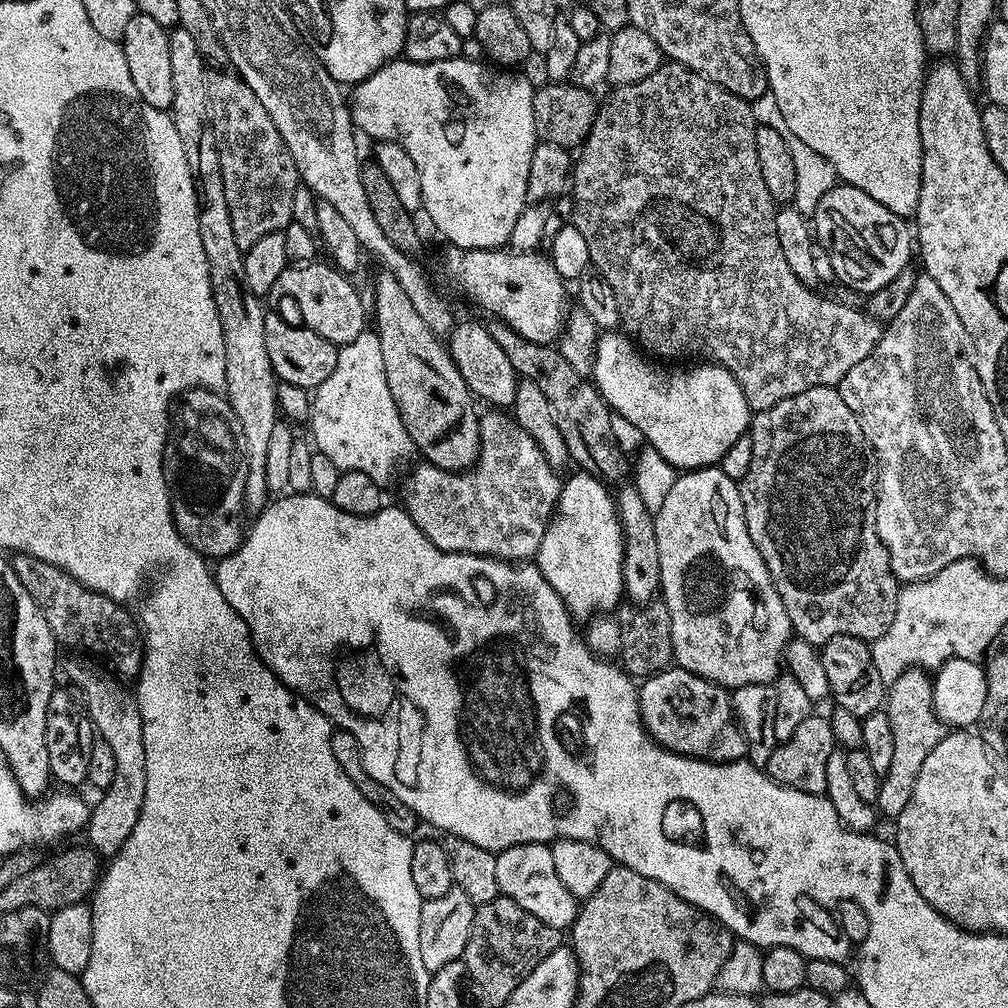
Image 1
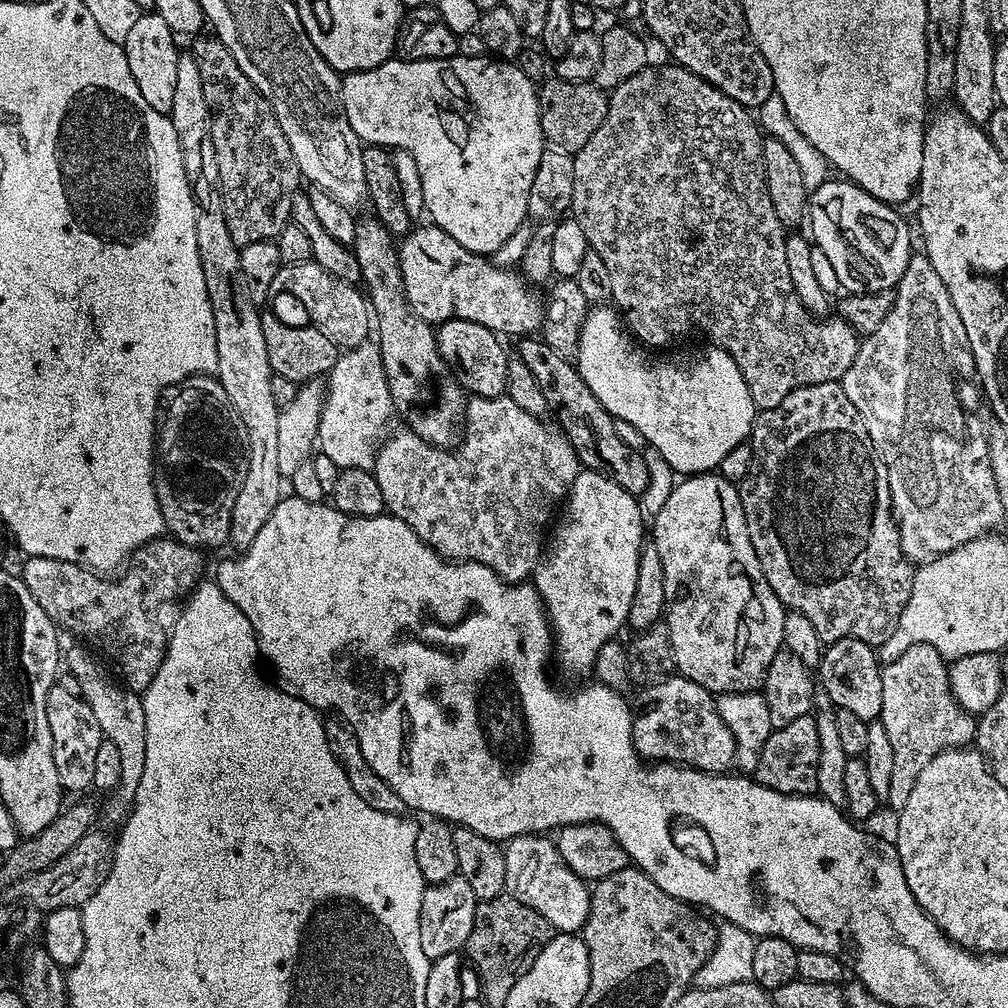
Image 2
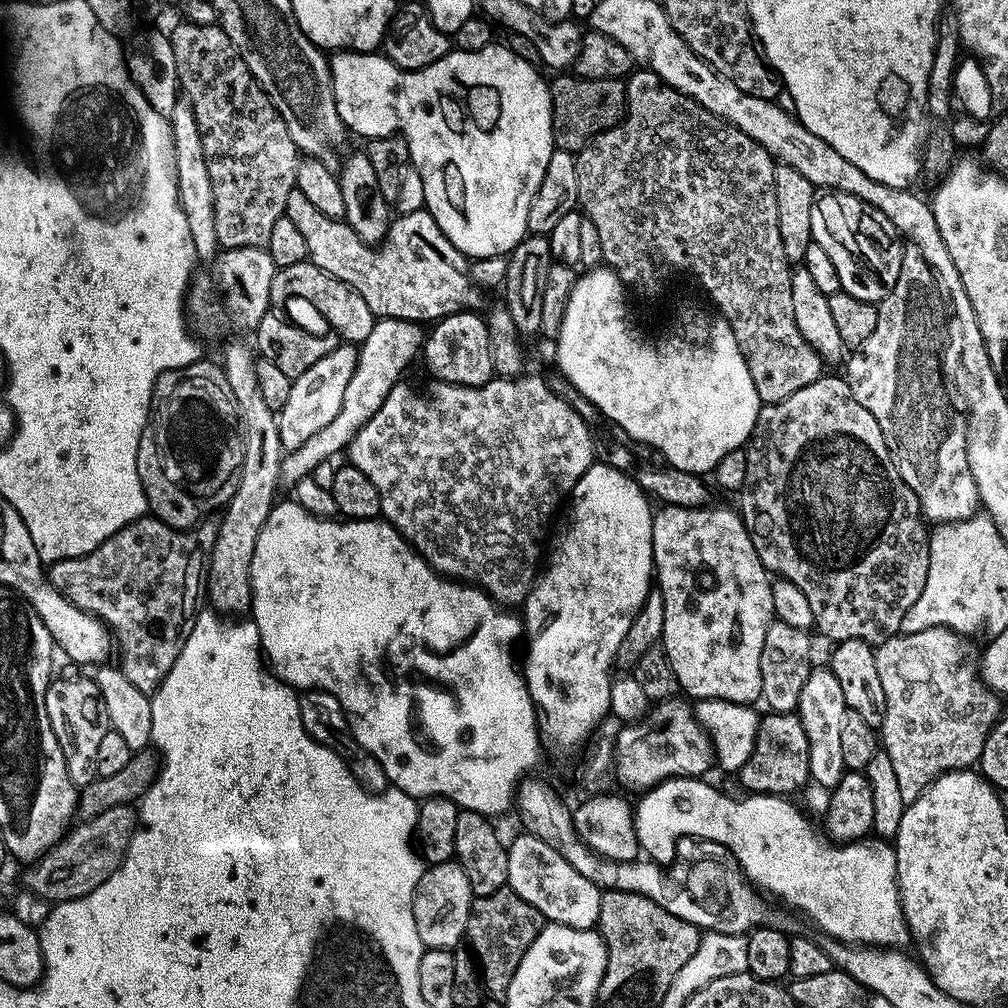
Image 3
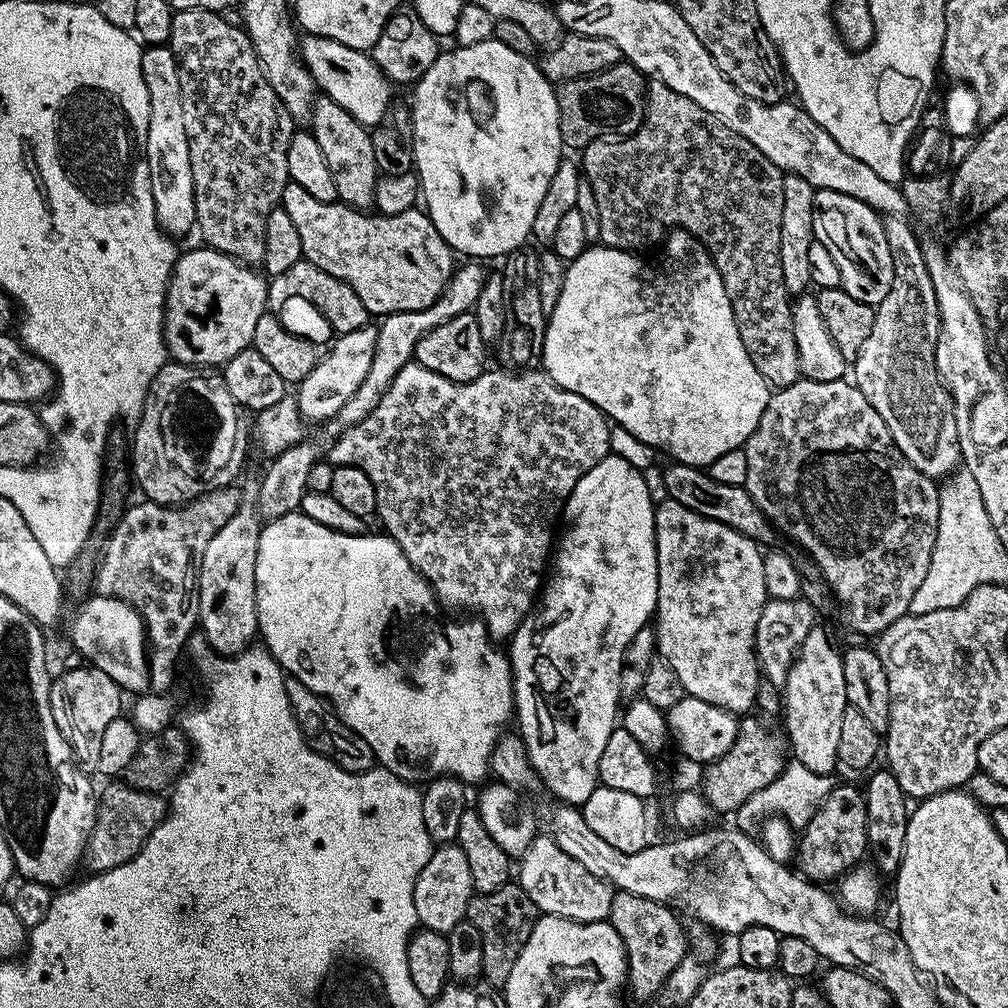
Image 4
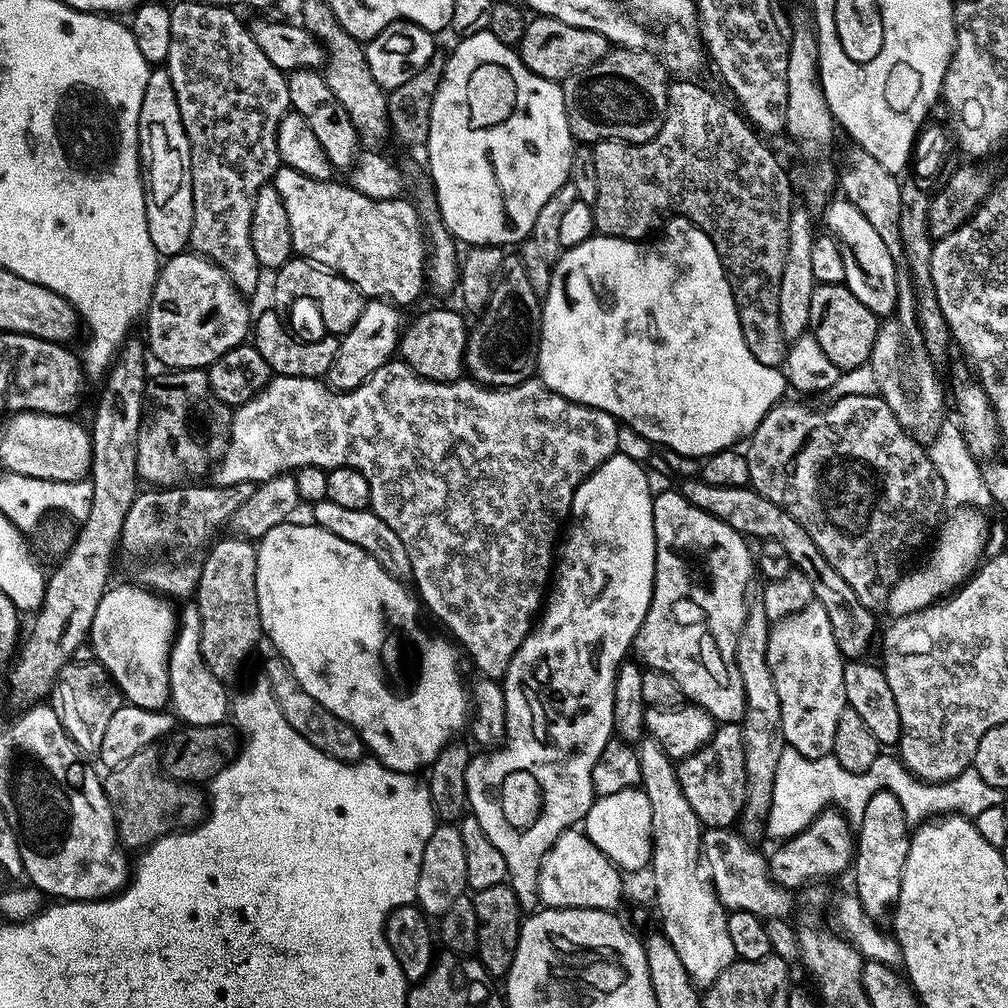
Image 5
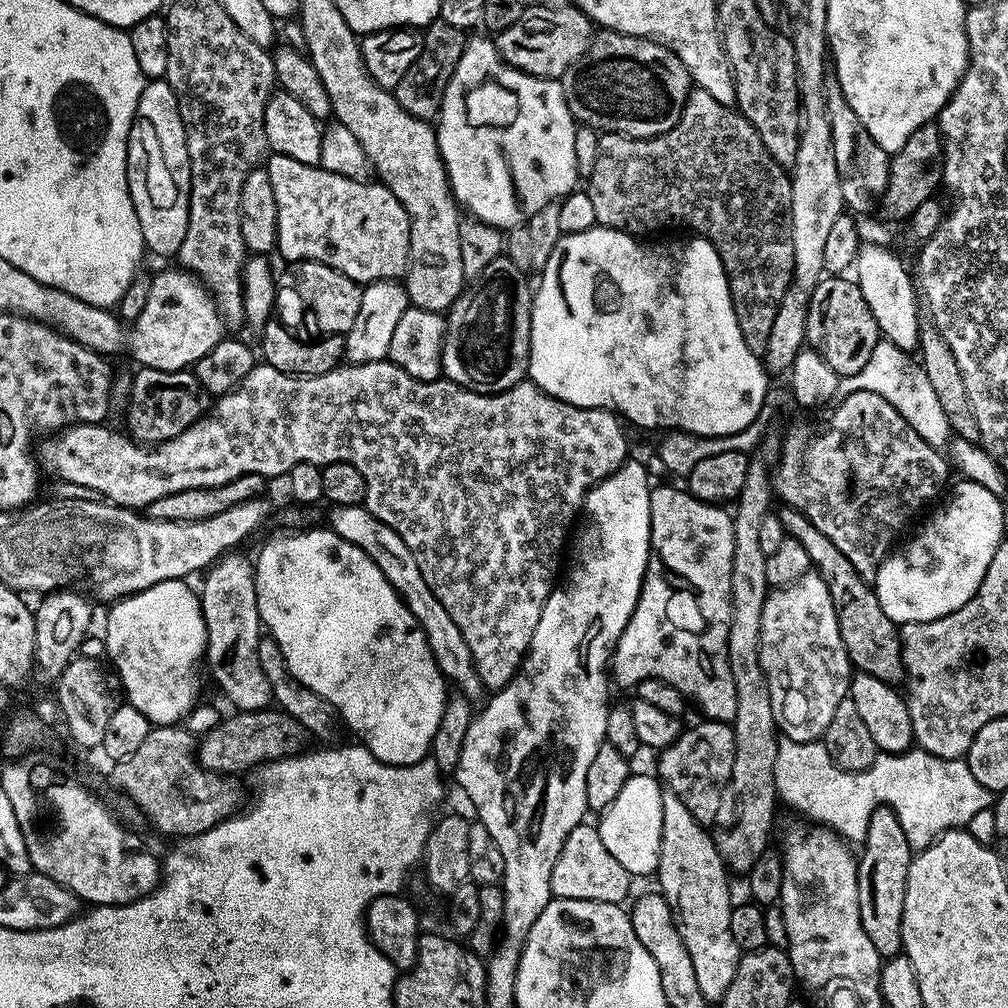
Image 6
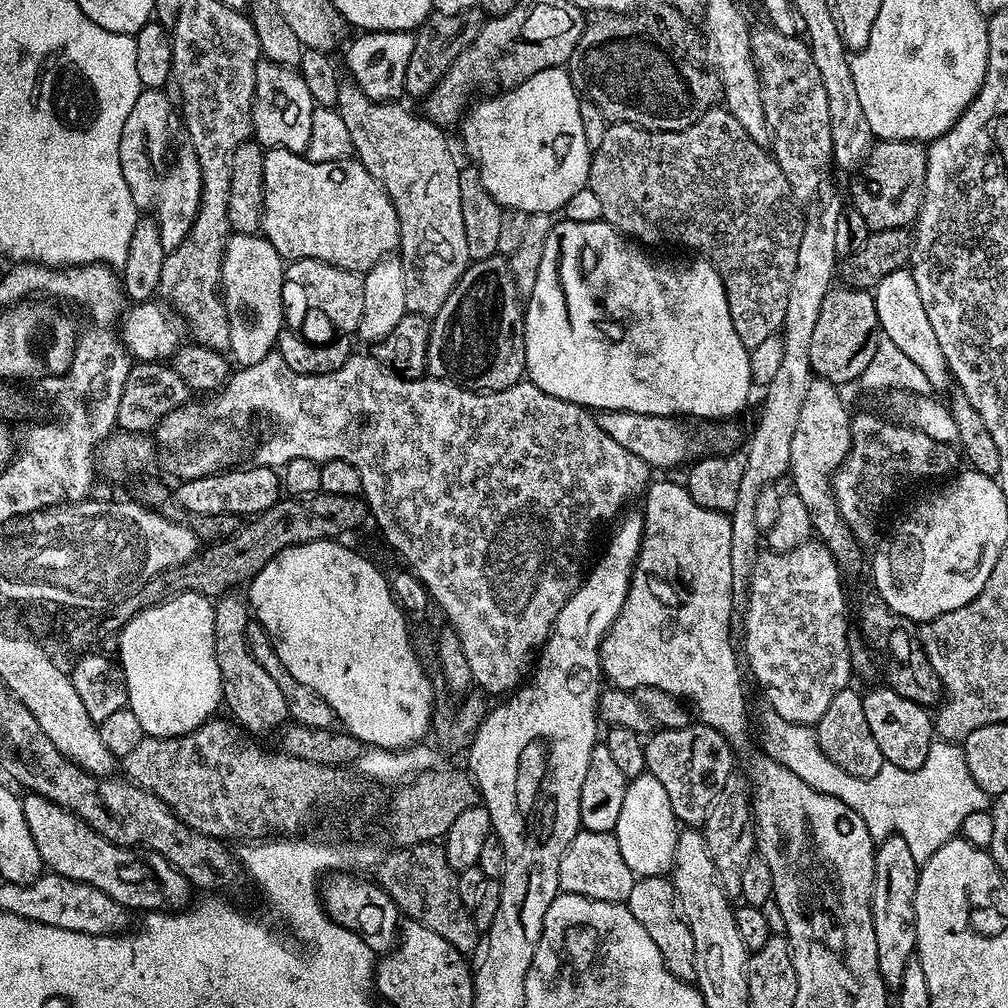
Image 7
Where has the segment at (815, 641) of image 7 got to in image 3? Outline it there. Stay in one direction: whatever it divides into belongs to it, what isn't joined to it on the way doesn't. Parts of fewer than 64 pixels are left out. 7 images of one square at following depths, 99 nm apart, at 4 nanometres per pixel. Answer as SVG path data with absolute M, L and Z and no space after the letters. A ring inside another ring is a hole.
M813 667L806 678L806 686L802 686L802 698L798 698L796 712L810 742L811 783L821 784L824 790L838 786L846 771L842 762L842 718L847 709L846 698L842 698L842 685L834 678L831 667Z

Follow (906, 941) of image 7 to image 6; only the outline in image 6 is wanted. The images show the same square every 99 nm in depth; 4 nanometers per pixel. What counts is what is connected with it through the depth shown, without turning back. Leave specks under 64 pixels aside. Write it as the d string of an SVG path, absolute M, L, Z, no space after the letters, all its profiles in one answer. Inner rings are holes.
M882 807L874 810L874 814L870 816L870 830L866 830L862 851L864 853L859 853L856 865L858 910L862 918L862 930L866 930L880 957L901 955L904 947L902 910L906 898L906 878L914 853L906 838L906 830L902 830L902 822L898 822L893 808Z

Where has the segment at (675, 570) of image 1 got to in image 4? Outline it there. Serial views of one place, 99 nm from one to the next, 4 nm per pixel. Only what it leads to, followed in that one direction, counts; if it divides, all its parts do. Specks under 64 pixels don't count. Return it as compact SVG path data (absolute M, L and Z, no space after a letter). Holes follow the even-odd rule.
M667 498L656 504L656 557L658 558L658 602L654 617L656 633L656 651L659 659L674 666L674 674L682 682L685 693L694 698L702 698L702 702L710 702L710 706L722 706L722 710L737 714L748 714L756 708L756 694L762 683L762 671L756 663L756 627L758 618L762 618L762 610L770 597L766 590L766 578L762 578L762 562L764 557L757 541L743 536L738 530L726 526L722 522L714 522L710 518L702 518L702 514L694 514L694 510L686 510L678 502Z

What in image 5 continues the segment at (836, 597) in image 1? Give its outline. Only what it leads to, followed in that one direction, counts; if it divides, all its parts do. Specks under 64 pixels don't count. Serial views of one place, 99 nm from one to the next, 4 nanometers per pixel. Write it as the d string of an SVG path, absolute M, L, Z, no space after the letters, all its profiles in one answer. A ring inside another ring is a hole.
M880 395L842 396L838 400L831 401L827 406L829 408L820 408L817 412L811 412L806 405L799 404L798 401L791 400L791 398L785 398L773 406L766 414L766 418L762 418L759 426L752 431L746 444L746 455L750 466L748 484L762 498L770 498L770 502L782 506L782 510L786 510L801 524L806 530L806 534L810 534L810 538L818 546L818 550L822 550L826 562L830 562L830 566L834 566L834 570L838 570L838 574L842 574L842 578L846 578L850 590L854 590L854 594L858 594L858 602L862 602L862 606L873 610L883 609L888 602L888 591L900 581L901 575L905 571L904 560L910 559L912 552L918 551L924 543L927 545L934 530L941 527L942 517L945 515L944 508L946 509L944 483L938 470L934 470L934 462L928 457L925 445L918 443L900 425L898 418L894 418L890 406Z

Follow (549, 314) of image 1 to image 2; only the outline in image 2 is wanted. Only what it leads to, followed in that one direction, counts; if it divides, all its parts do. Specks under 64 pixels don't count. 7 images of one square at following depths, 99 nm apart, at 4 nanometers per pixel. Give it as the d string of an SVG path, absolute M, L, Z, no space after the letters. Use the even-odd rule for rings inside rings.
M413 227L398 244L404 293L427 324L439 326L446 320L478 322L491 332L515 338L531 337L535 333L532 331L543 325L541 297L539 300L531 292L523 276L494 266L487 255L466 250L442 229L427 227Z

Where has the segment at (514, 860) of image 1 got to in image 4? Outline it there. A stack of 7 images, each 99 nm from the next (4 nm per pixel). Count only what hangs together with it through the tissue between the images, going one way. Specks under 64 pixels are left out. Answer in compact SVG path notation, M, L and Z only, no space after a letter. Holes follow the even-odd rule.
M547 834L537 835L532 845L518 860L518 883L530 894L534 906L547 915L561 916L578 923L607 921L612 909L614 889L602 878L590 874L582 862L574 862L562 846L558 846Z

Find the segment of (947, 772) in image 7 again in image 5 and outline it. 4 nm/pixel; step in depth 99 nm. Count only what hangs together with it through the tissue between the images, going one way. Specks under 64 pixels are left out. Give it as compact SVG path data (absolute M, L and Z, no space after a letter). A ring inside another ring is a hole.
M785 746L782 755L778 757L778 767L774 773L774 794L768 811L767 835L769 837L772 835L773 841L776 842L789 840L791 836L796 836L811 826L821 812L827 812L831 808L843 812L849 824L859 826L862 822L862 814L866 814L866 805L870 803L870 798L874 798L874 794L883 791L894 794L898 798L898 802L902 802L902 810L906 810L906 818L909 825L912 826L933 818L950 815L974 818L978 814L982 814L982 810L990 810L990 806L1001 806L1005 803L1005 789L990 786L990 782L982 782L982 774L978 774L978 770L974 766L954 778L944 780L941 784L932 784L928 780L917 780L916 775L904 765L903 760L895 755L892 756L881 754L874 762L874 766L870 766L870 770L851 772L841 766L835 756L831 754L822 758L806 758L802 754L798 754L798 750Z

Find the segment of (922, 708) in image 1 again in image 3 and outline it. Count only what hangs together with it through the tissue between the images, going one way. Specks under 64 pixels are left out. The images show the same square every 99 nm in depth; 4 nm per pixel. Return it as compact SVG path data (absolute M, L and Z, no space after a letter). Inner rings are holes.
M931 628L891 636L875 649L878 679L886 693L886 714L878 729L878 740L883 752L890 754L905 805L913 804L943 772L971 769L979 761L982 746L1000 718L1001 697L980 679L977 657L968 656L968 644L958 632Z

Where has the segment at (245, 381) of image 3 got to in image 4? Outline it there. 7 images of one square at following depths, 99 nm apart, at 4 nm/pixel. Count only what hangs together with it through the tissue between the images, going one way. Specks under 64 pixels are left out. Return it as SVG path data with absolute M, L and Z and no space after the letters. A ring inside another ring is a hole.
M244 488L240 509L206 546L200 563L199 631L213 652L237 656L257 639L260 623L256 613L256 551L262 517L256 511L256 488Z

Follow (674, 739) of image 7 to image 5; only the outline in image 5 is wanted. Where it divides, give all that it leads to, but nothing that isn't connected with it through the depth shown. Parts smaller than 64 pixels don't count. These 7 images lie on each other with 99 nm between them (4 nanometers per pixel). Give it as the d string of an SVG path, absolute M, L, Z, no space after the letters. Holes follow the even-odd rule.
M720 724L716 733L702 746L702 750L694 750L685 760L676 764L678 782L682 786L682 794L686 794L686 802L690 802L690 810L698 814L701 825L709 828L732 828L740 817L740 811L746 802L746 754L744 753L744 730L740 724Z

